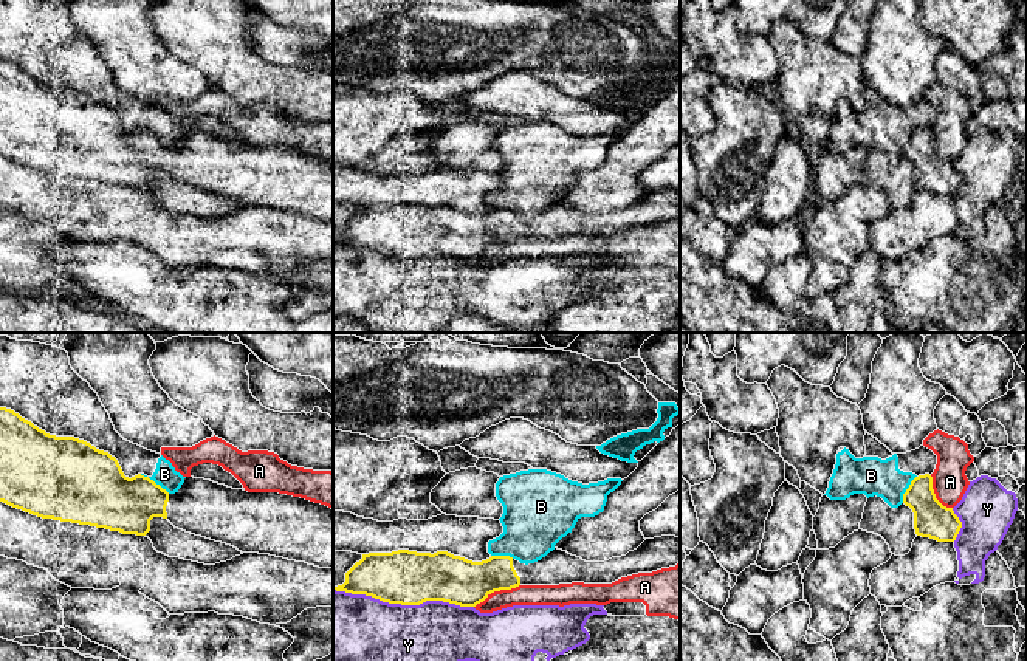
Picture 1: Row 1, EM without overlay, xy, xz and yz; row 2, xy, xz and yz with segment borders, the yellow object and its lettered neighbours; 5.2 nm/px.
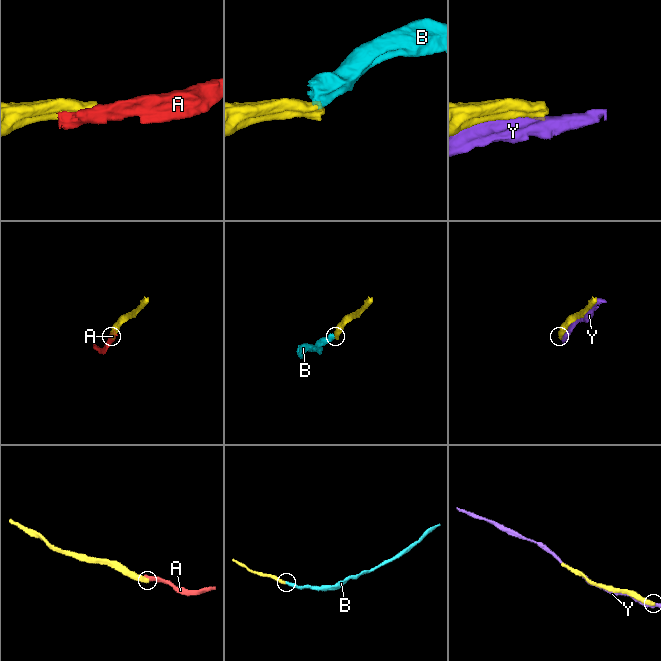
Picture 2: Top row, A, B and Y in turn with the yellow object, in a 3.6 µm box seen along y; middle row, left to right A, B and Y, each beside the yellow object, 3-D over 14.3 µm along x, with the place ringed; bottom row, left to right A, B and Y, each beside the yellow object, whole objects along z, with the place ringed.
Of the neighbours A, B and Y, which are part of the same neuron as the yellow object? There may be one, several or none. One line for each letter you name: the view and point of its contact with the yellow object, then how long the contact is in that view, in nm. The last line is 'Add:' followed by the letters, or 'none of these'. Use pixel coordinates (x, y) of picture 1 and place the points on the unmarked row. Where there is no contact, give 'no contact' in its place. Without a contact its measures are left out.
Add: none of these

